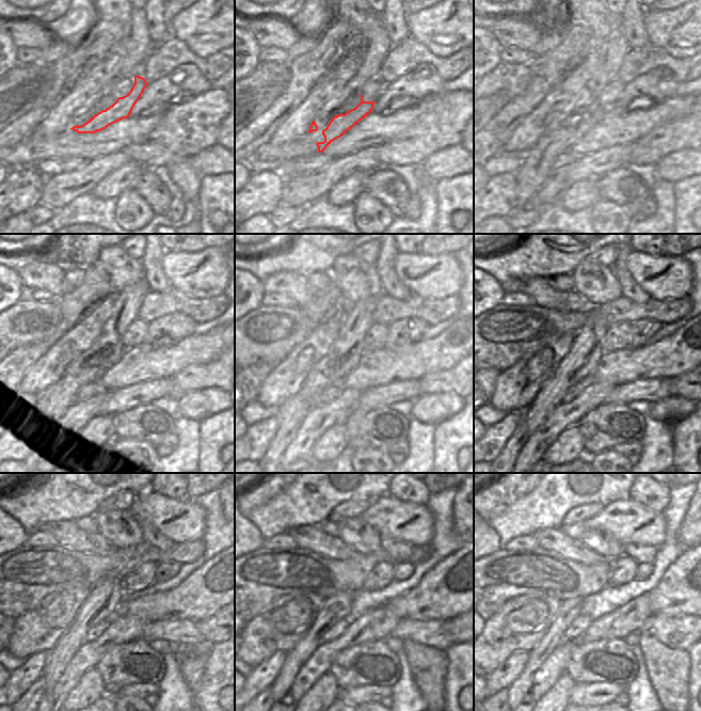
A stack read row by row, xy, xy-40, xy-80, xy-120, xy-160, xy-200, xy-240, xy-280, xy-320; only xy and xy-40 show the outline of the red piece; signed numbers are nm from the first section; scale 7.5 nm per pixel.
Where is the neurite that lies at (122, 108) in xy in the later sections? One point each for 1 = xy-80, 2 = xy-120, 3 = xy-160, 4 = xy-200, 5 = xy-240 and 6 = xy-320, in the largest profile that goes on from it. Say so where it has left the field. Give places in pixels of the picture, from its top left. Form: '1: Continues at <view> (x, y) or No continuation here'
1: Continues at xy-80 (537, 162)
2: Continues at xy-120 (57, 403)
3: Continues at xy-160 (290, 414)
4: Continues at xy-200 (511, 451)
5: Continues at xy-240 (38, 688)
6: Continues at xy-320 (504, 690).

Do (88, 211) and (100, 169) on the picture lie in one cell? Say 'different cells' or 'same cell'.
different cells

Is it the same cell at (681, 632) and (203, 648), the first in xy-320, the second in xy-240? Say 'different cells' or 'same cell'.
different cells

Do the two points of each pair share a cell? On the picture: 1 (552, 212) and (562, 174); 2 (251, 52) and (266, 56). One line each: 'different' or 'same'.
1: different
2: different

